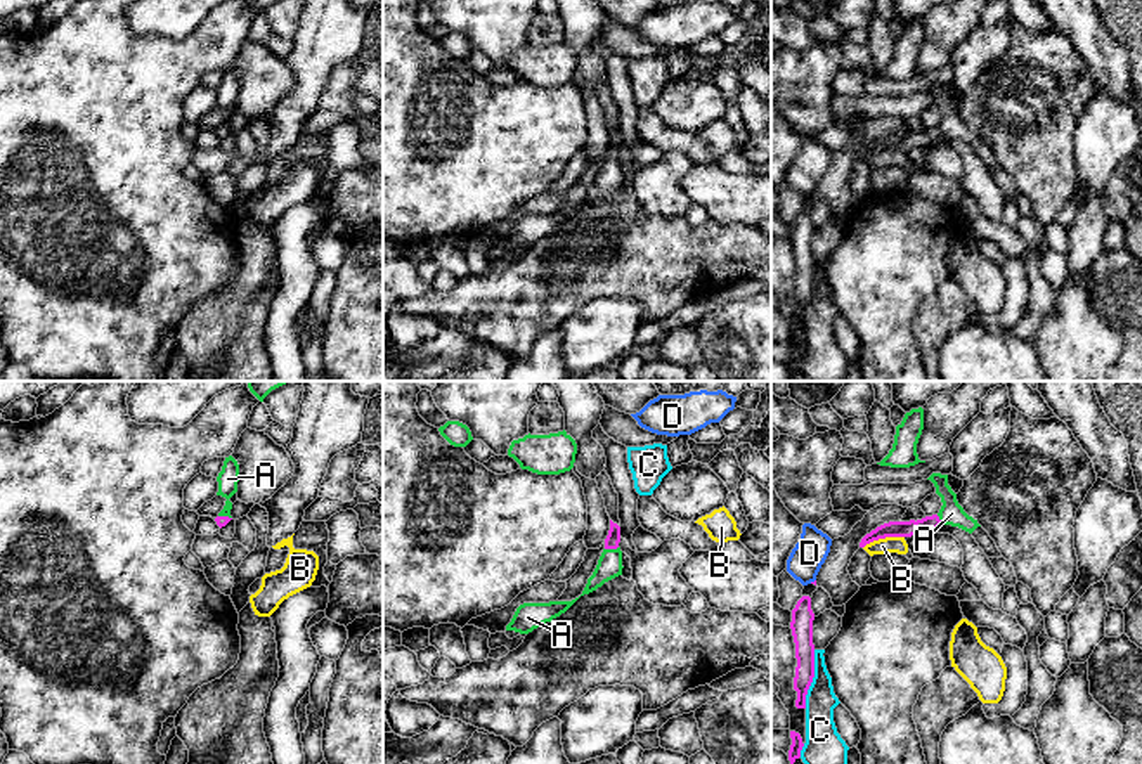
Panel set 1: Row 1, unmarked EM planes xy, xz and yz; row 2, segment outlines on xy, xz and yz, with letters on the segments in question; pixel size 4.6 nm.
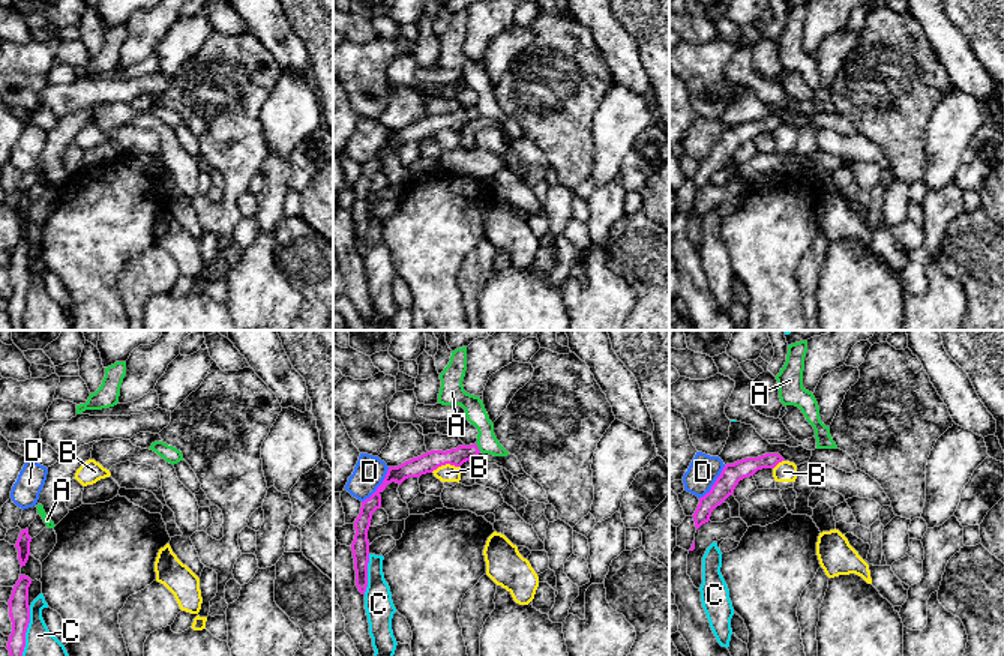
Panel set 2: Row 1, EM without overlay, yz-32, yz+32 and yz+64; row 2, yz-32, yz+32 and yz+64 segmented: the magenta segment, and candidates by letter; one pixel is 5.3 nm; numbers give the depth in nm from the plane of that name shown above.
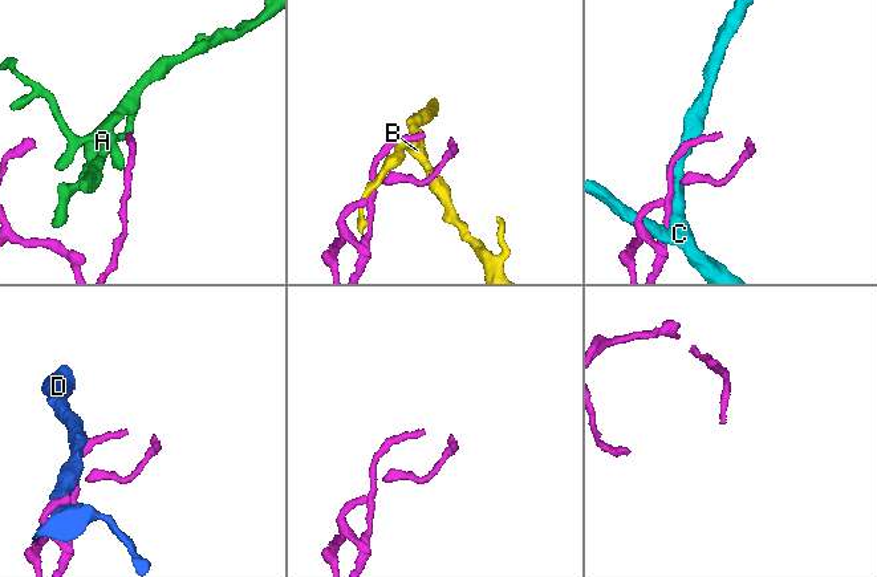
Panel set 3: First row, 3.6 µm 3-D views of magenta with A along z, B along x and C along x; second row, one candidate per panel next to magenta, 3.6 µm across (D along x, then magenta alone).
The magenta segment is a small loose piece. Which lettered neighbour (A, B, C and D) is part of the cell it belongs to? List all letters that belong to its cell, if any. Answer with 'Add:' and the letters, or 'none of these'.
Add: A

